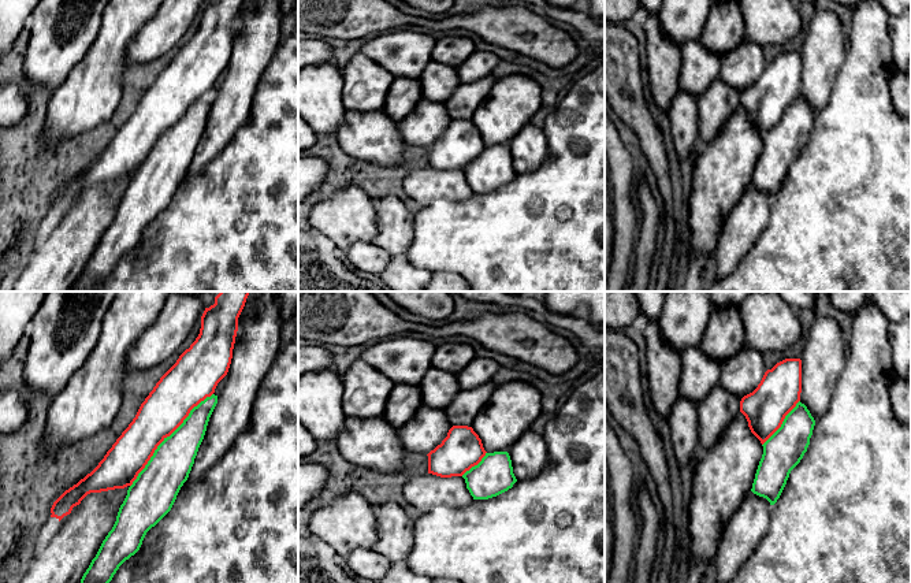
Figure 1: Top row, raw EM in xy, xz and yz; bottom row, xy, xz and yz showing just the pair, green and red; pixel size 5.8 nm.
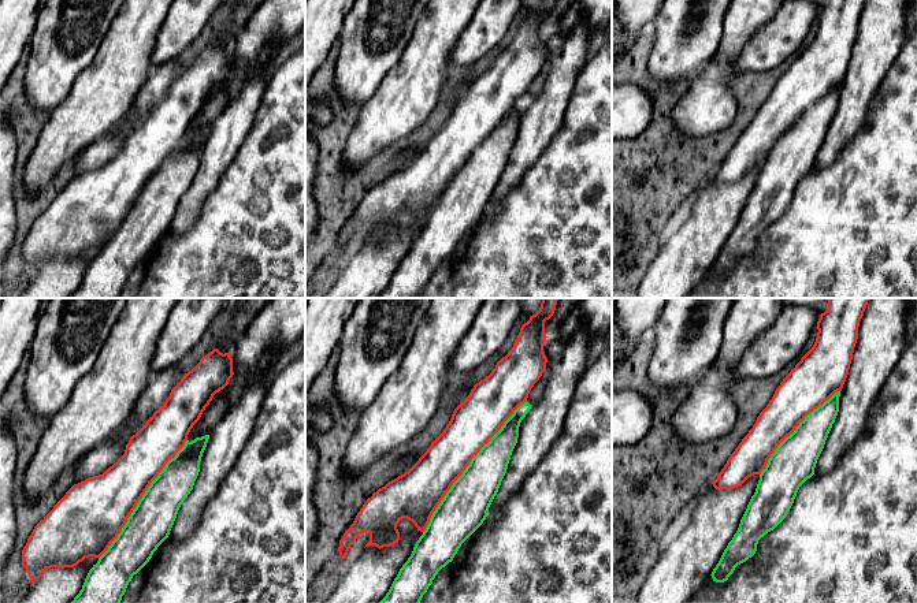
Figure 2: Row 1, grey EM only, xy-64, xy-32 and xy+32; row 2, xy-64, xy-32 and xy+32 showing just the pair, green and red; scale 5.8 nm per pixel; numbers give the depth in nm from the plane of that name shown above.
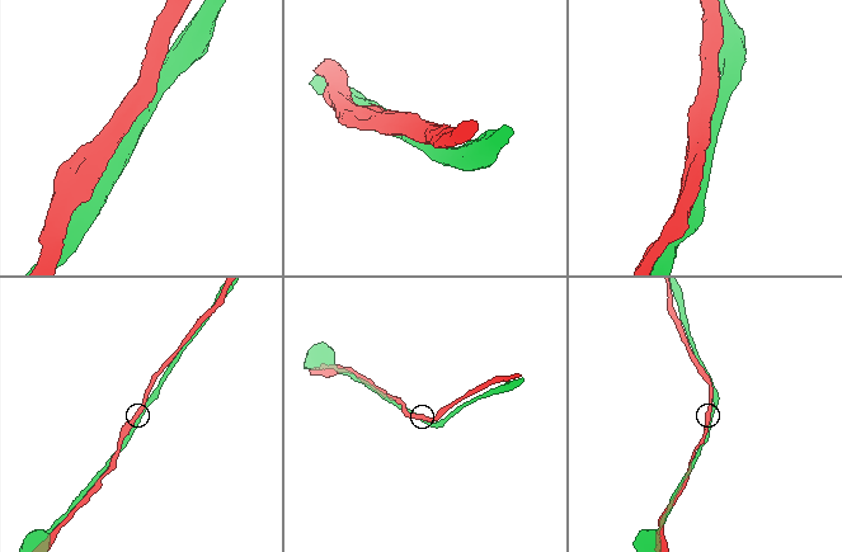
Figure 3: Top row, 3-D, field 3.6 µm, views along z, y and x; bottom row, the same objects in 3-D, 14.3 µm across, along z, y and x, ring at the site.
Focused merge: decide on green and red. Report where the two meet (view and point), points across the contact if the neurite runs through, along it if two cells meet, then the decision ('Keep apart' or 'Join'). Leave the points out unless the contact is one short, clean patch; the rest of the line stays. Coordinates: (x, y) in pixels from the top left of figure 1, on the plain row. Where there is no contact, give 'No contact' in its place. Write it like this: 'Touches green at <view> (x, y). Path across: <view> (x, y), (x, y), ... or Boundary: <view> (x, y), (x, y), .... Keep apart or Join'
Touches green at xy (166, 132). Join

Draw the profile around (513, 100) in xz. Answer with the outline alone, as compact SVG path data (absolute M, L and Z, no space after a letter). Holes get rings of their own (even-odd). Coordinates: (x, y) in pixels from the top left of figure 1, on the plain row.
M507 75L495 81L472 122L487 146L507 145L542 105L542 86L535 78Z

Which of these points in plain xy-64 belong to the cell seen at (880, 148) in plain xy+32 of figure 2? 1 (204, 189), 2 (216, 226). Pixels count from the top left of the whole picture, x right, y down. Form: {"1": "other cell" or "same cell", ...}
{"1": "other cell", "2": "same cell"}

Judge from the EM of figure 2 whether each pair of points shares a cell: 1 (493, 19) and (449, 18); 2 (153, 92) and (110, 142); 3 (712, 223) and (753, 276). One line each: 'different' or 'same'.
1: different
2: same
3: different

